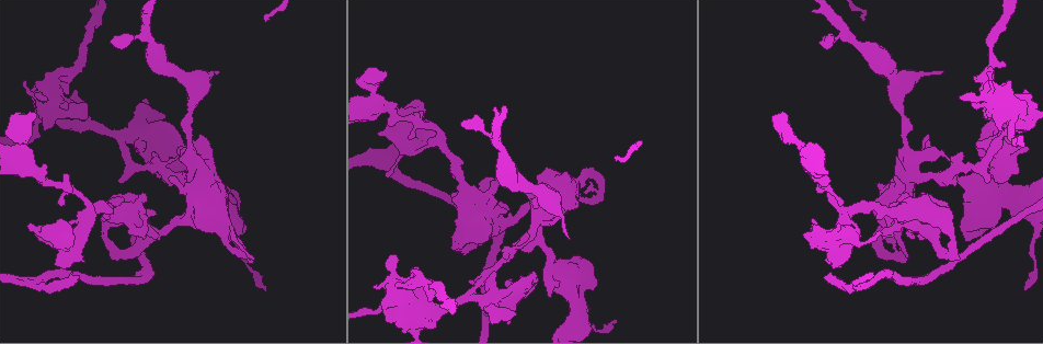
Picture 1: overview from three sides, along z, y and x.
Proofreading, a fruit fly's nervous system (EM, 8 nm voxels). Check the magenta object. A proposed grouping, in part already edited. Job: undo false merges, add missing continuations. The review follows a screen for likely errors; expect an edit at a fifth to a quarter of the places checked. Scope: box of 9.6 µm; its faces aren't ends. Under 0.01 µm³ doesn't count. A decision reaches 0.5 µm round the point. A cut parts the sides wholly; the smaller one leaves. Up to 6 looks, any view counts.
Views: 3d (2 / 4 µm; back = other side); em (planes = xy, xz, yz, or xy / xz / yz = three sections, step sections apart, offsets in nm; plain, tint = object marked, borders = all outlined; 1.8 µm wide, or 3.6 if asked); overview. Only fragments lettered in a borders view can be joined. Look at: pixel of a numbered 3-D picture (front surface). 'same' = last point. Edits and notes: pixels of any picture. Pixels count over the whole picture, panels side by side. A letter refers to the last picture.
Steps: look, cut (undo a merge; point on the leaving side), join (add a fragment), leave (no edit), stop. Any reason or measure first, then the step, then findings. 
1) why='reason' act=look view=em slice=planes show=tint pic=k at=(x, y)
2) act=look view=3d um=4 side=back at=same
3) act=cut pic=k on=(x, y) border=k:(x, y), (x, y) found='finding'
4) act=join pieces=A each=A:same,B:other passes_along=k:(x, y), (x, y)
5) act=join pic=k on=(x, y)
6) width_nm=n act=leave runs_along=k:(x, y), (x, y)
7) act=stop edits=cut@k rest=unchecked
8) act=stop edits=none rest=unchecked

why='thick end' act=look view=em um=3.6 slice=planes show=borders pic=1 at=(1029, 97)

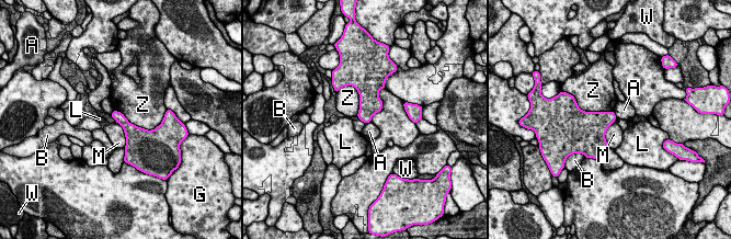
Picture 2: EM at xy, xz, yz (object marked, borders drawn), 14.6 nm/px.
act=leave each=A:other,B:other,G:other,L:other,M:other,W:other,Z:other border=2:(114, 110), (130, 123), (156, 128) found='no lettered fragment goes on from it'

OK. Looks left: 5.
why='thick turns thin' act=look view=em slice=planes show=tint pic=1 at=(598, 175)

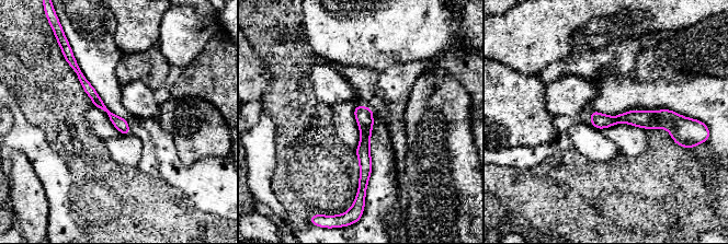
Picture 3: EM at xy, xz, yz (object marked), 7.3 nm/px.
act=look view=em slice=planes show=borders at=same

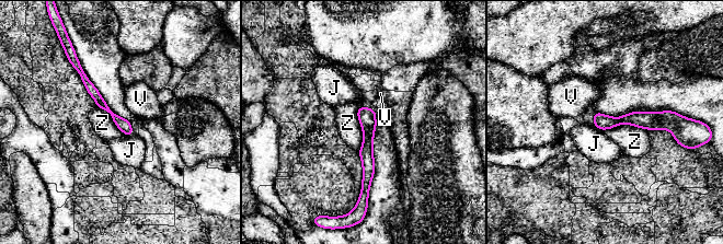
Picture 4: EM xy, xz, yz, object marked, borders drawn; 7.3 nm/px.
act=leave each=J:other,V:other,Z:other border=4:(358, 106), (363, 134), (358, 152) found='all the same cell'

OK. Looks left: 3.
why='thin neck' act=look view=em slice=xy step=8 show=borders pic=1 at=(915, 166)

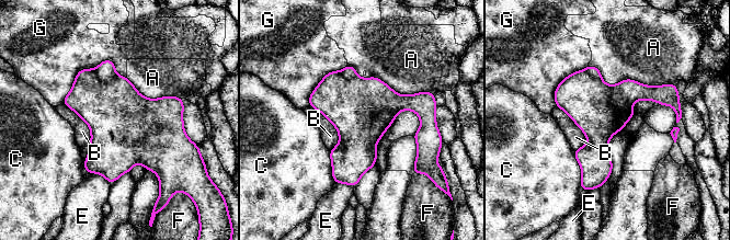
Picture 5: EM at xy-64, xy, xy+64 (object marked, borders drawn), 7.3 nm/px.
width_nm=380 act=cut pic=5 on=(105, 70) each=A:other,B:other,C:other,E:other,F:other,G:other border=5:(94, 69), (102, 80), (116, 75) found='two cells meet here'

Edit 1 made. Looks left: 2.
act=stop edits=cut@5 rest=unchecked

